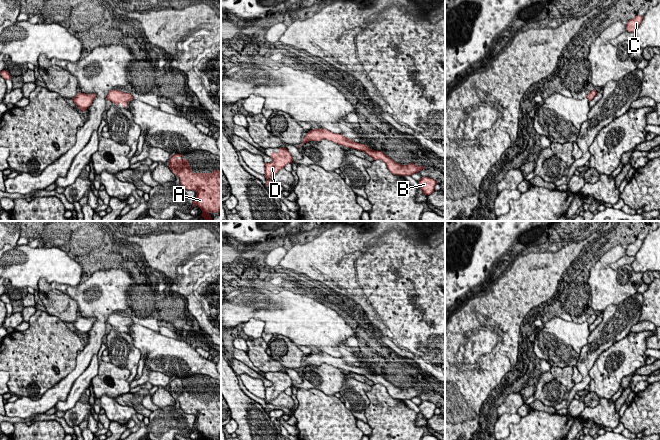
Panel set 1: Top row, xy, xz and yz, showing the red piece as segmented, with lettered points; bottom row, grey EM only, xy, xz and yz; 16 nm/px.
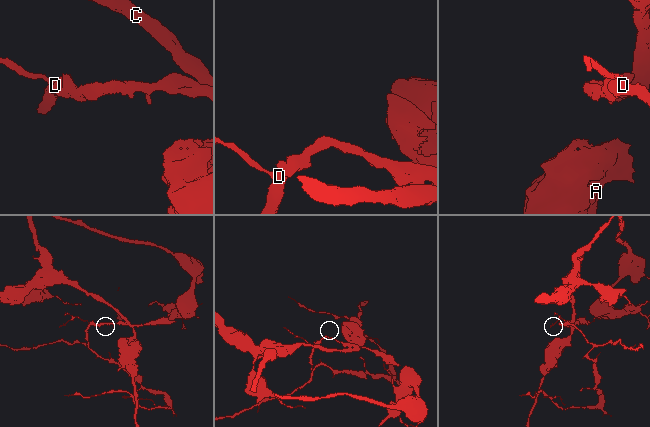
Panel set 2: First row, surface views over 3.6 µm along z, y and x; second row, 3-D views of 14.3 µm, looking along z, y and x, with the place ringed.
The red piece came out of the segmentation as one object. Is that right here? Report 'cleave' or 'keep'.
cleave

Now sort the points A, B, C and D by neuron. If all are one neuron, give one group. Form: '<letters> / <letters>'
A B C / D

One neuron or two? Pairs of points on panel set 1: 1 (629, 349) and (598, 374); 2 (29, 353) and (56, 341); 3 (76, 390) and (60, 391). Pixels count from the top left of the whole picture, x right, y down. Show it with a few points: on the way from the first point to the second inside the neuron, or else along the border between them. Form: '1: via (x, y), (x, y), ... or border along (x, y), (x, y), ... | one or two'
1: via (625, 359), (622, 365), (608, 379) | one
2: via (36, 353), (44, 353), (49, 348) | one
3: border along (83, 371), (67, 397), (53, 406) | two

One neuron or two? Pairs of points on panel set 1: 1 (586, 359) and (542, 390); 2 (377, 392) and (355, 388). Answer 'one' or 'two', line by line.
1: two
2: two

